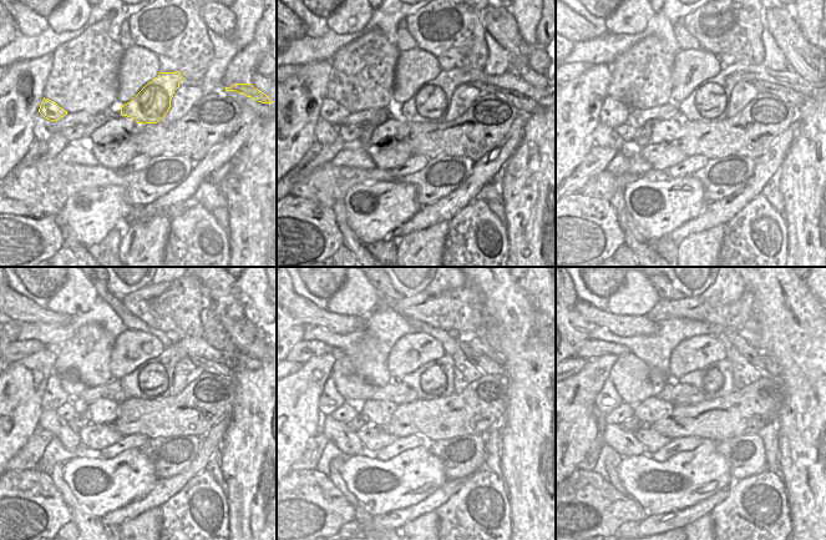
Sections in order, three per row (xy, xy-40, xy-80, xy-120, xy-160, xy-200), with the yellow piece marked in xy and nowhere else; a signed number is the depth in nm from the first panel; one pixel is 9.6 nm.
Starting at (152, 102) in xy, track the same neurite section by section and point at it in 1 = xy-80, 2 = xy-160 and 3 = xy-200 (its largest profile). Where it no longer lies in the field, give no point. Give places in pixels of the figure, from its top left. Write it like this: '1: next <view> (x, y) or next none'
1: next xy-80 (709, 102)
2: next xy-160 (435, 379)
3: next xy-200 (716, 380)

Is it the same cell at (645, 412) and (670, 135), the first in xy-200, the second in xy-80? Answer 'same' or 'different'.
same

